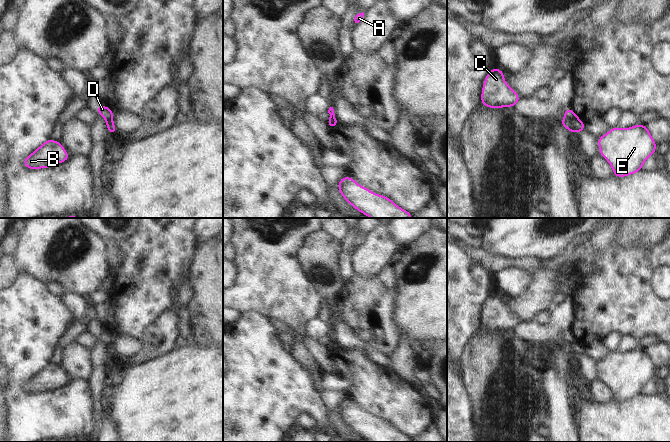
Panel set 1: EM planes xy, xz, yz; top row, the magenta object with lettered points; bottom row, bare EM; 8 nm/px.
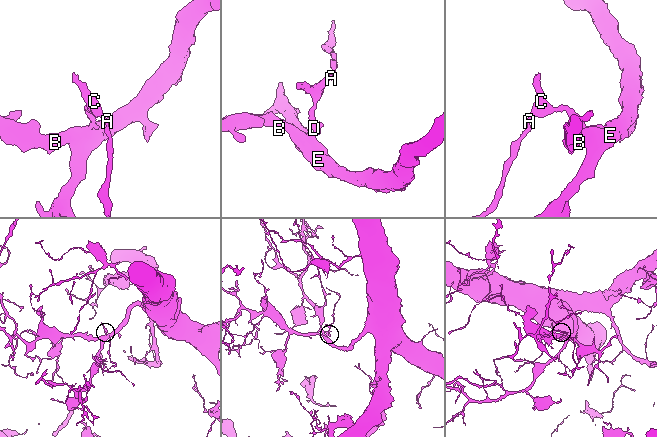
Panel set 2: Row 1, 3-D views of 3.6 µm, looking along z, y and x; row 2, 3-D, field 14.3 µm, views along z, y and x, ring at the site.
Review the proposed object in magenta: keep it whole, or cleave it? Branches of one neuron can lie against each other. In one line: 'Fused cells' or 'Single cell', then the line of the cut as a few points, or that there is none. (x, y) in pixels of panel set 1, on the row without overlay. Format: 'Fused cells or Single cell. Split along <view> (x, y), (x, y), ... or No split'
Fused cells. Split along yz (565, 340), (568, 342), (576, 341)

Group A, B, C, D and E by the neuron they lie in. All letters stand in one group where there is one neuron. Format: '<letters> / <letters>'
A C D / B E

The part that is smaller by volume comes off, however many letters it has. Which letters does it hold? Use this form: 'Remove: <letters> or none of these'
Remove: A, C, D

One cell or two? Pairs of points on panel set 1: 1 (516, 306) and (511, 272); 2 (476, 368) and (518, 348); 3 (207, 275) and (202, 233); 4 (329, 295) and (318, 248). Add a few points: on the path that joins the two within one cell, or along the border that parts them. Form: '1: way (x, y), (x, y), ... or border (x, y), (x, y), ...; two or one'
1: border (533, 281), (520, 294), (514, 297), (504, 297); two
2: way (486, 368), (495, 368), (508, 357); one
3: border (212, 237), (196, 246); two
4: way (333, 283), (335, 276), (319, 260); one

